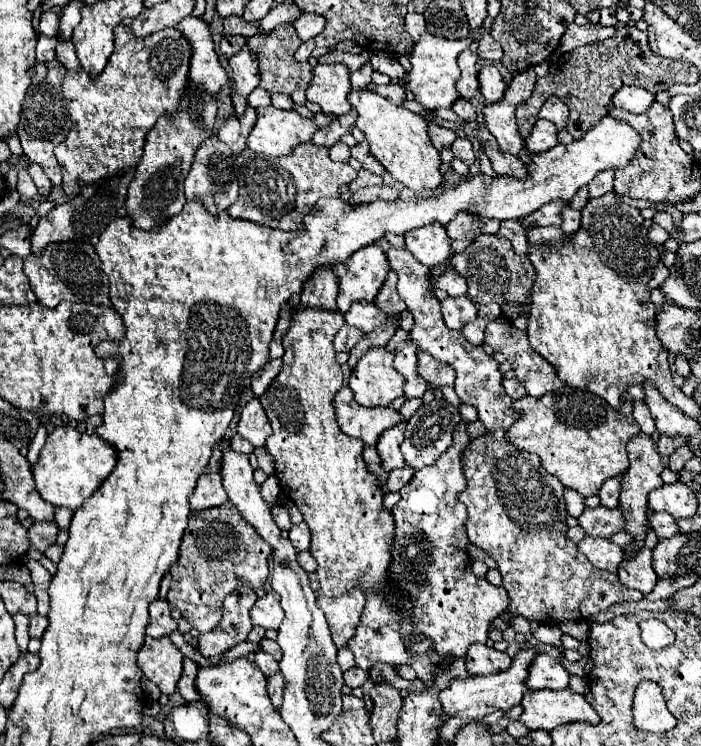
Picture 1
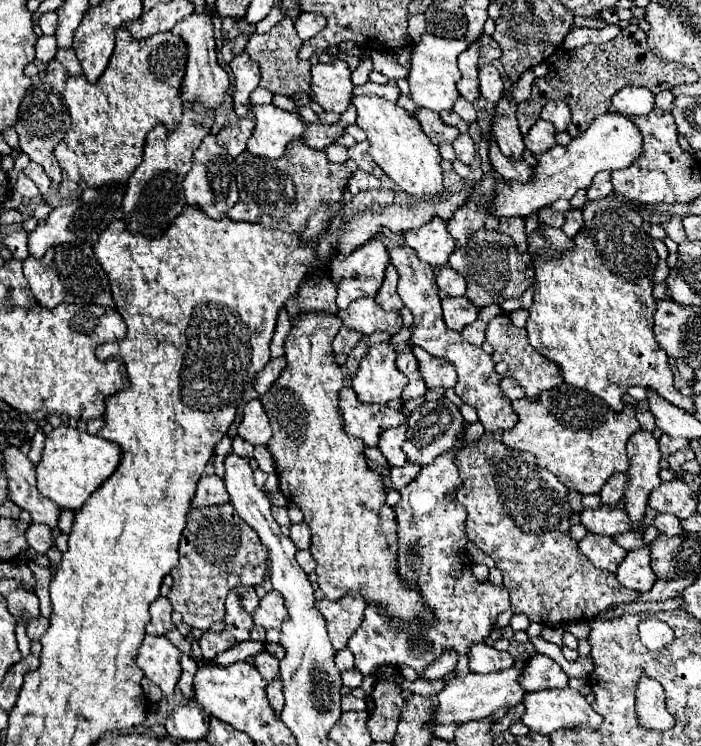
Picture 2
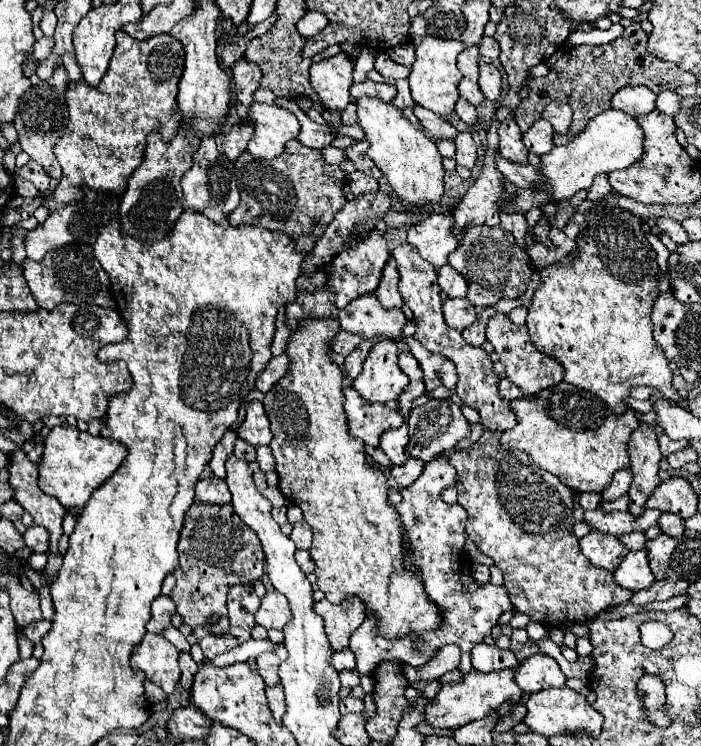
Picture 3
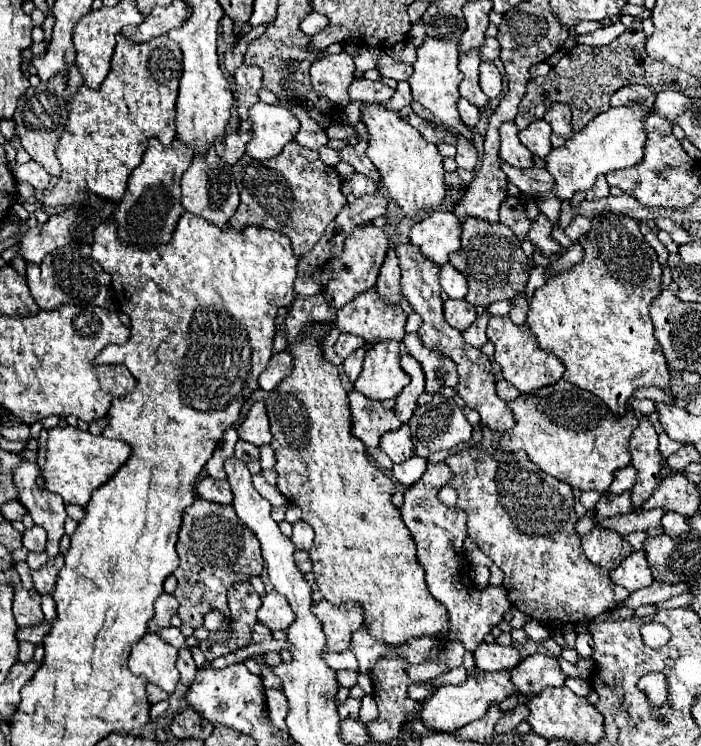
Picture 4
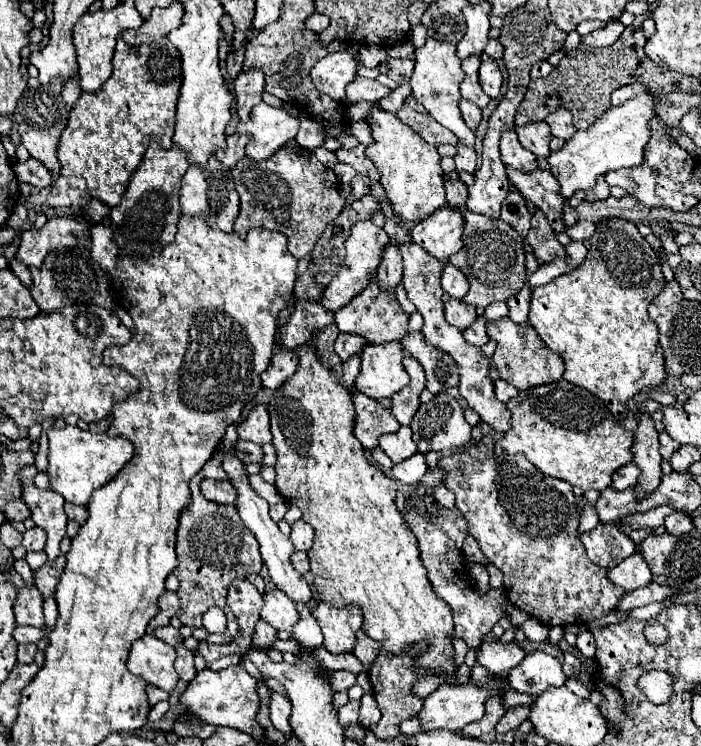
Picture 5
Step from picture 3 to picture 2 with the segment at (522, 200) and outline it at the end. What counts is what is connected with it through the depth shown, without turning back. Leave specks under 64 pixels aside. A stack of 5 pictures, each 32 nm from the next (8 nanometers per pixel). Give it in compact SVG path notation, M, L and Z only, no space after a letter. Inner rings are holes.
M606 112L598 116L588 130L574 138L568 146L554 146L546 154L536 156L536 180L532 184L512 184L502 182L496 188L496 196L492 200L494 214L496 216L528 216L534 210L544 208L546 204L556 202L558 198L570 200L580 188L588 188L592 184L592 178L598 172L612 172L628 168L642 152L642 134L636 128L636 124L628 116L620 116L620 112Z

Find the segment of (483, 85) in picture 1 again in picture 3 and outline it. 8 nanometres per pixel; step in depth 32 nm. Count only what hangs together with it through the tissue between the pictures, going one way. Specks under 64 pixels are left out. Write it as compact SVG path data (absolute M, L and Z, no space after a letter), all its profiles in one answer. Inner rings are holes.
M482 64L480 66L480 90L488 100L498 100L502 90L502 76L494 64Z

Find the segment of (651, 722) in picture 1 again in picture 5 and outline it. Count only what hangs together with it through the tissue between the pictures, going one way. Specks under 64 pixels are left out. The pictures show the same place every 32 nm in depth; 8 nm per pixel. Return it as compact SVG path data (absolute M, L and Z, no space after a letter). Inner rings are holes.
M652 670L638 678L638 688L652 704L666 704L674 692L674 676L664 670Z

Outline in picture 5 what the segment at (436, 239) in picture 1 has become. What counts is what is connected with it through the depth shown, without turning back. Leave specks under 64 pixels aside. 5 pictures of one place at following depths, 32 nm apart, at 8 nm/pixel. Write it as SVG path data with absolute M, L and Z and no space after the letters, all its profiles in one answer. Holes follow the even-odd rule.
M440 208L412 228L412 238L432 256L446 262L462 248L462 232L464 216L456 208Z

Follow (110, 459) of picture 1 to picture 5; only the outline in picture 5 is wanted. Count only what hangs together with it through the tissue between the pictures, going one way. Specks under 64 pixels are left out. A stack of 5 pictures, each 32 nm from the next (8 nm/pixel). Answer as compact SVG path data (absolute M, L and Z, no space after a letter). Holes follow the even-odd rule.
M66 424L62 430L48 430L50 454L48 454L48 476L52 490L62 494L66 502L86 506L94 490L106 486L122 466L126 466L134 456L134 444L124 436L92 434L90 430L80 430L78 426Z

